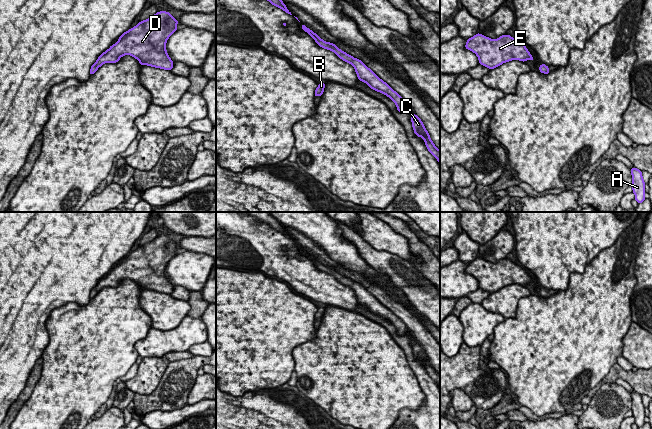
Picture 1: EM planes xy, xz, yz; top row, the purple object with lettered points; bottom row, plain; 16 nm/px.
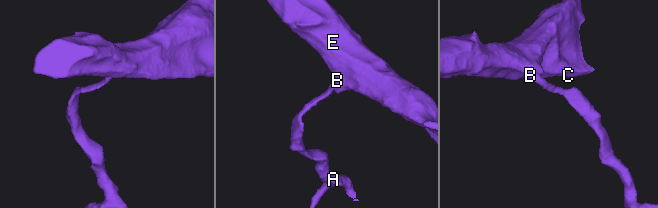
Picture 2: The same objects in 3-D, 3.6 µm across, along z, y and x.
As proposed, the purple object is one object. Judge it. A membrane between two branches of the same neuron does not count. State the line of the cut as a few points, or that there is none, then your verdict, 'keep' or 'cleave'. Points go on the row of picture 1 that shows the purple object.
cut none; keep

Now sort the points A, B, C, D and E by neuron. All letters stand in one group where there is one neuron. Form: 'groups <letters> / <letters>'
groups A B C D E

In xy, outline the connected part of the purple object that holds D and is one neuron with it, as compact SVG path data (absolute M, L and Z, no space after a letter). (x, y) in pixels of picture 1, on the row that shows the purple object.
M157 12L123 33L119 40L102 53L91 66L90 75L104 63L116 63L124 55L131 55L141 65L165 70L173 68L173 61L166 51L168 38L177 31L176 20L169 12Z

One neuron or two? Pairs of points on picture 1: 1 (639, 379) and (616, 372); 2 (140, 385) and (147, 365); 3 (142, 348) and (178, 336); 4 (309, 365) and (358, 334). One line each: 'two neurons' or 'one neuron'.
1: one neuron
2: one neuron
3: one neuron
4: one neuron

